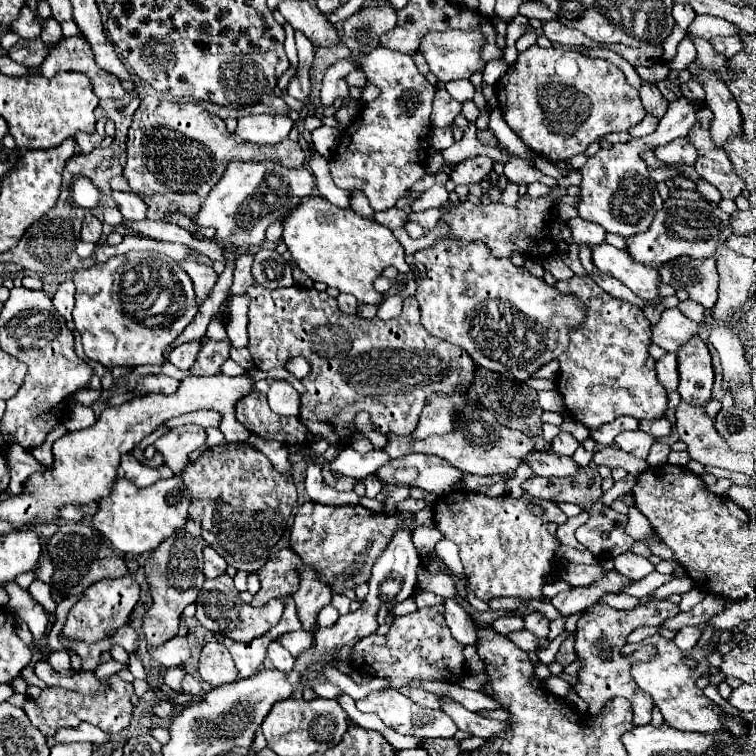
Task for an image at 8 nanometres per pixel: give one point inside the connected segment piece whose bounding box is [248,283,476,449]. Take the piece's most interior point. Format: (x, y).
(390, 368)

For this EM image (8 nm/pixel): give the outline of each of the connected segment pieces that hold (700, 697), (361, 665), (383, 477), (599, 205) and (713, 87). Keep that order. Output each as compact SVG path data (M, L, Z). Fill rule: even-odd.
M654 635L654 637L648 637L640 643L628 643L624 649L622 649L622 655L624 657L630 657L634 651L638 651L642 645L652 645L656 647L656 655L648 661L636 661L632 667L632 675L637 683L640 685L642 691L646 691L648 695L652 695L656 707L660 709L664 721L674 727L674 729L682 729L682 731L700 731L700 733L714 733L714 731L722 731L724 725L720 721L720 715L722 715L722 709L712 703L704 693L702 689L698 689L696 681L708 673L708 661L706 661L706 653L708 651L714 651L718 647L718 643L712 643L704 649L690 649L690 651L680 651L674 641L668 641L660 635ZM684 657L692 657L698 665L694 669L690 669L686 663L684 663Z
M434 605L434 607L418 609L418 611L414 611L410 615L404 615L404 617L396 617L394 623L392 623L392 627L390 627L390 631L386 635L370 635L370 637L364 637L362 641L358 641L354 645L354 649L352 649L352 667L358 673L368 673L368 675L374 675L374 677L386 677L386 679L390 679L390 687L398 689L402 695L410 697L420 707L440 709L438 695L428 693L424 689L412 689L412 687L408 687L408 681L422 679L422 681L448 681L448 683L454 683L454 681L462 679L466 675L462 649L464 649L464 645L460 645L452 637L450 627L444 621L444 605Z
M422 453L404 455L376 471L376 479L382 485L420 487L424 491L436 493L438 497L448 495L452 491L452 483L460 477L462 471L458 471L444 459L436 459L434 455Z
M678 99L668 105L666 115L660 119L660 125L654 133L632 139L628 143L616 143L612 149L600 149L596 157L588 159L580 167L582 183L580 183L580 195L576 203L578 217L602 225L608 233L616 233L622 237L632 237L636 233L642 233L650 227L654 215L662 209L664 201L658 195L656 181L650 177L650 169L646 161L642 159L642 153L666 145L678 137L686 137L690 127L694 125L696 117L694 113L698 111L702 103L700 101L690 101L690 99Z
M692 63L688 67L688 71L692 73L694 79L704 83L704 103L712 109L714 119L710 123L710 133L712 133L712 141L716 147L724 147L724 143L728 143L728 139L738 137L742 133L742 117L740 117L740 109L734 103L732 93L728 91L726 83L718 81L714 73L708 71L698 71L696 63Z

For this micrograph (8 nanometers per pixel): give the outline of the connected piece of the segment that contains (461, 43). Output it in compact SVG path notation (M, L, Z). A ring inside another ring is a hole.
M442 31L430 33L422 37L418 51L424 55L430 71L438 77L438 81L448 83L454 79L470 79L476 71L484 69L484 61L480 59L482 49L482 31Z

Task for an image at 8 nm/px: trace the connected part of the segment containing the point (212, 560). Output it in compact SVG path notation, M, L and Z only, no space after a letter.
M204 547L204 575L208 579L214 579L218 575L224 575L224 571L226 571L226 561L212 547Z

